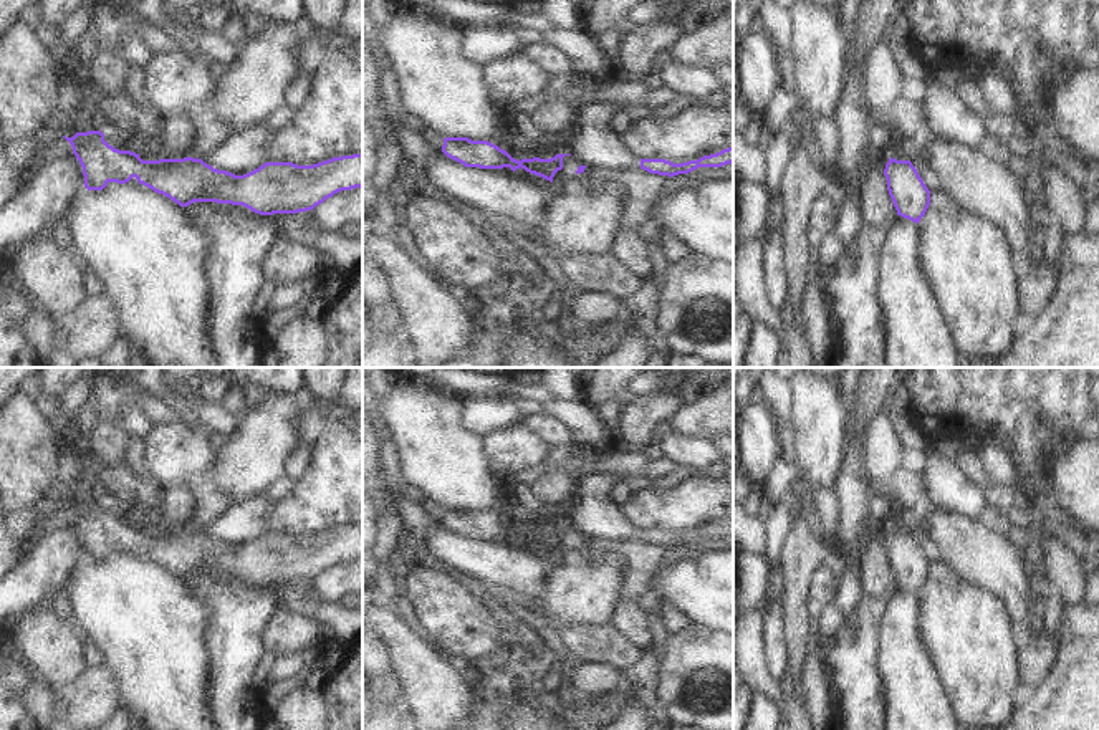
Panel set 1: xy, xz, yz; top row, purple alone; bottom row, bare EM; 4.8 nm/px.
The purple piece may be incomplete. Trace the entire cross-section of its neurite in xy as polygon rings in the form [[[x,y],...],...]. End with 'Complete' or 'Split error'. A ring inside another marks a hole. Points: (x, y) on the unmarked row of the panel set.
[[[101,502],[63,508],[83,538],[88,561],[103,561],[109,553],[126,555],[136,548],[180,578],[217,573],[243,576],[260,586],[298,584],[313,581],[341,561],[362,560],[362,525],[313,536],[265,533],[235,546],[194,528],[142,531],[136,523],[109,516]]]. Complete.

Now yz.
[[[890,528],[885,535],[884,546],[897,586],[919,594],[930,576],[930,561],[917,540],[910,531],[897,531]]]. Complete.

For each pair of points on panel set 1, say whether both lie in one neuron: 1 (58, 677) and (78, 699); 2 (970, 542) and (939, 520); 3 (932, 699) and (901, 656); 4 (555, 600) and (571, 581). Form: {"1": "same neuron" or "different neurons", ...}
{"1": "different neurons", "2": "same neuron", "3": "same neuron", "4": "same neuron"}

